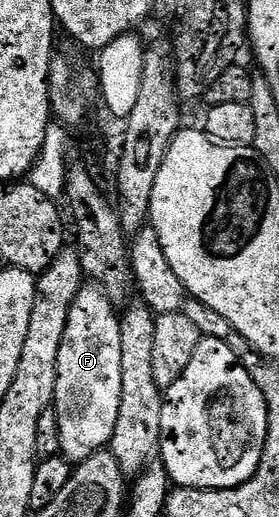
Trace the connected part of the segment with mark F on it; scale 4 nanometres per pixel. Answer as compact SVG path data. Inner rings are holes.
M81 287L80 295L72 303L66 334L58 350L54 413L56 412L56 424L60 427L60 448L65 453L60 452L72 462L83 462L87 456L93 456L95 452L111 445L114 426L118 422L118 410L122 406L121 317L112 303L102 295L99 287L88 287Z

